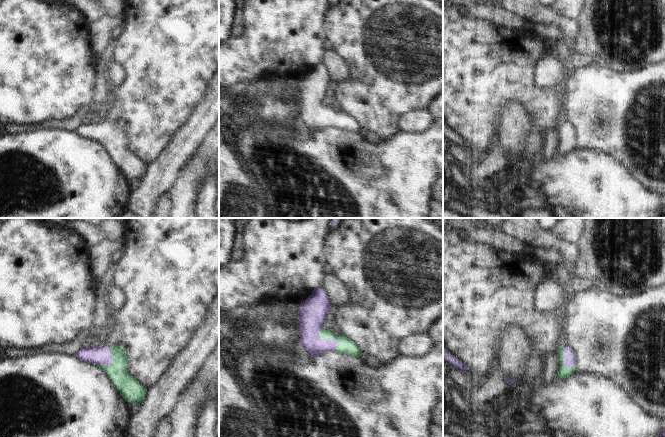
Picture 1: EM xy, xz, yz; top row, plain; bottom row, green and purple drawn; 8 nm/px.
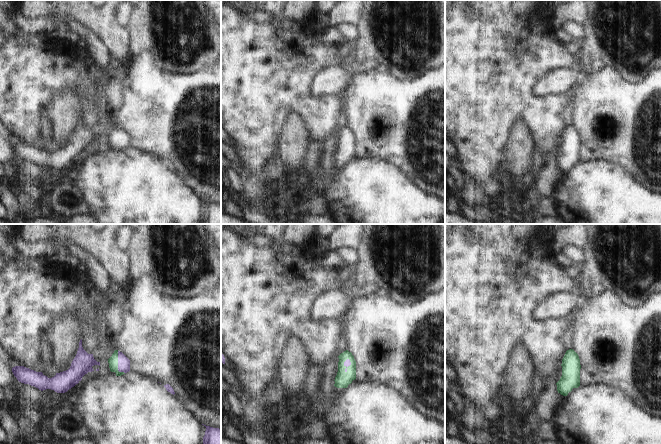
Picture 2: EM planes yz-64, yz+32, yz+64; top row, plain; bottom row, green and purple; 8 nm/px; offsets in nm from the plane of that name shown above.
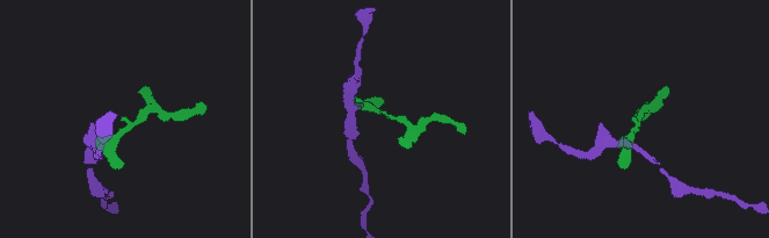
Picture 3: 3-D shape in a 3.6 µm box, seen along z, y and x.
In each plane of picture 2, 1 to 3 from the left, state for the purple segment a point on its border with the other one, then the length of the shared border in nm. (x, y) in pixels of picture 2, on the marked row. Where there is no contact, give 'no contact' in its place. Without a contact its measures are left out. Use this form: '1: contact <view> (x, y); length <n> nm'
1: contact yz-64 (117, 364); length 190 nm
2: contact yz+32 (343, 365); length 120 nm
3: no contact

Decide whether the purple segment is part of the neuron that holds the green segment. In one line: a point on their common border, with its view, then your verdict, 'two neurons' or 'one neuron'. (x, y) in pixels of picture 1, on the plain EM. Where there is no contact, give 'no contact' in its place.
contact xz (328, 114); one neuron

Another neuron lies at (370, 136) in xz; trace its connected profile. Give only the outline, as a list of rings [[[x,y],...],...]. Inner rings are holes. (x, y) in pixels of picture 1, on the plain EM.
[[[362,130],[360,133],[370,143],[378,143],[378,142],[380,142],[380,138],[372,131]]]

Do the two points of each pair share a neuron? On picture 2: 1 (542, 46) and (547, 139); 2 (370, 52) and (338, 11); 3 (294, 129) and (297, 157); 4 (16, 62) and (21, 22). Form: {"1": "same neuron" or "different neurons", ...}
{"1": "same neuron", "2": "different neurons", "3": "same neuron", "4": "different neurons"}

